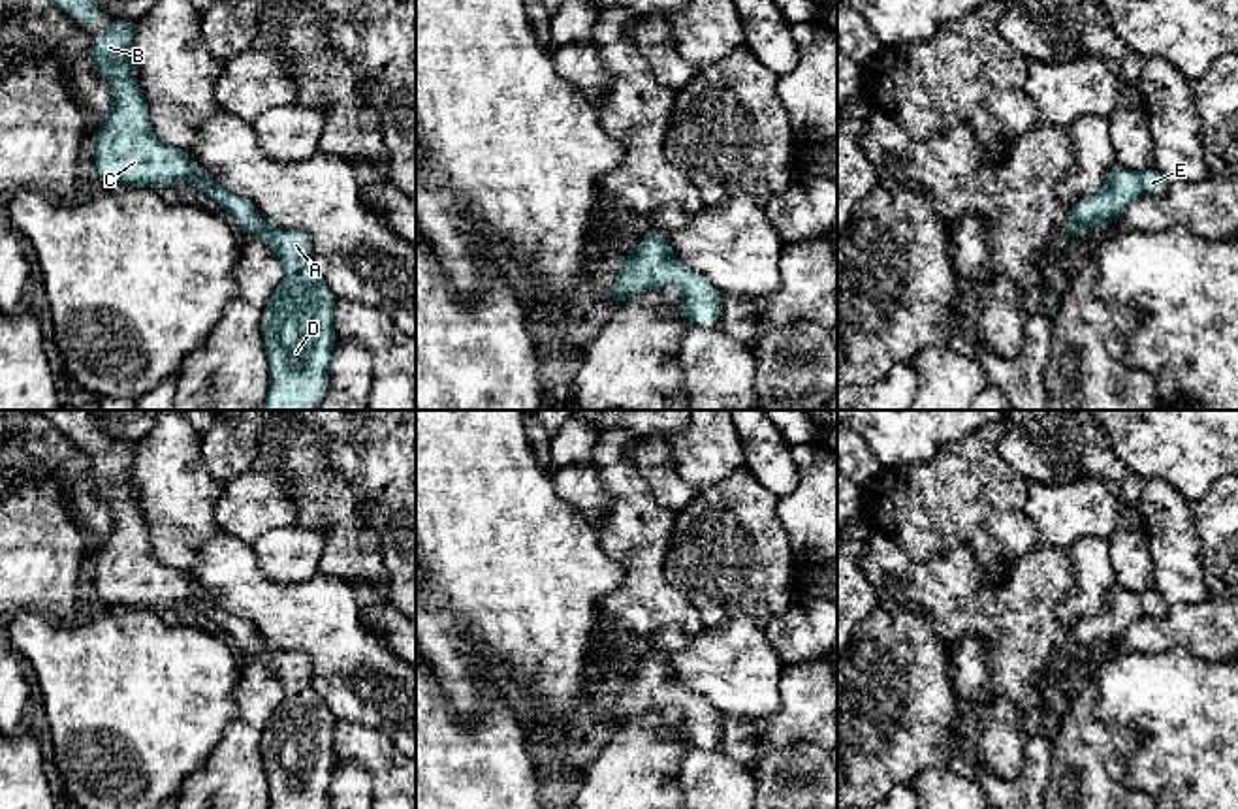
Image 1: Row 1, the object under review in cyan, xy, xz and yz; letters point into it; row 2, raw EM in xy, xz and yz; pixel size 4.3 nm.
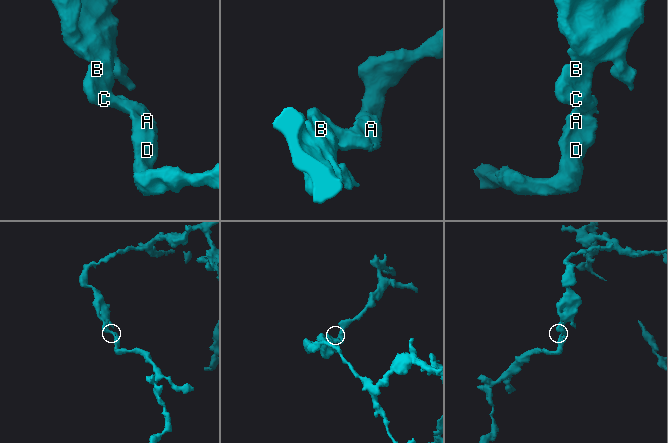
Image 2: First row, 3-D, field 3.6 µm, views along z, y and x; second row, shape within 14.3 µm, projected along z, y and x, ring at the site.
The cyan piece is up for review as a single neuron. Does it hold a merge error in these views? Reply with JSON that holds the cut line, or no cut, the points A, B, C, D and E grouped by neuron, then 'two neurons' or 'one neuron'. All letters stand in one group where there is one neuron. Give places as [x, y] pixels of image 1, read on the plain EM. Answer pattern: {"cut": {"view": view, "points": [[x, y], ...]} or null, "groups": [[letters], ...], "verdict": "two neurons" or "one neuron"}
{"cut": null, "groups": [["A", "B", "C", "D", "E"]], "verdict": "one neuron"}

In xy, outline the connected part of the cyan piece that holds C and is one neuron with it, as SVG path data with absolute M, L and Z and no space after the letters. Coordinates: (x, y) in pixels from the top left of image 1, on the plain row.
M115 440L90 463L90 478L102 500L107 504L113 527L94 557L94 589L98 600L111 606L166 610L171 602L209 615L235 643L241 657L258 655L278 679L284 698L271 715L260 751L267 773L269 809L327 809L327 794L337 754L333 732L337 719L312 685L312 660L303 651L278 651L260 642L256 627L203 596L184 570L162 564L151 551L149 527L143 519L134 491L134 442Z

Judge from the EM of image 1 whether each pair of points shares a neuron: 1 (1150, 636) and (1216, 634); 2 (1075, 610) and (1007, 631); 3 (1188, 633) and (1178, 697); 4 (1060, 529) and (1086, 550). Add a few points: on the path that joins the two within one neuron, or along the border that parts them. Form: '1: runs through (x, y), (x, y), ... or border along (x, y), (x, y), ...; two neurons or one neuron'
1: runs through (1167, 634), (1199, 634); one neuron
2: border along (1075, 574), (1071, 593), (1056, 610), (1065, 633); two neurons
3: border along (1171, 646), (1180, 646), (1203, 659), (1218, 661); two neurons
4: border along (1105, 540), (1080, 537), (1071, 548); two neurons

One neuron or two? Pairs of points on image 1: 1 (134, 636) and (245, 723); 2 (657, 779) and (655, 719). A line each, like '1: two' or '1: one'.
1: two
2: one

